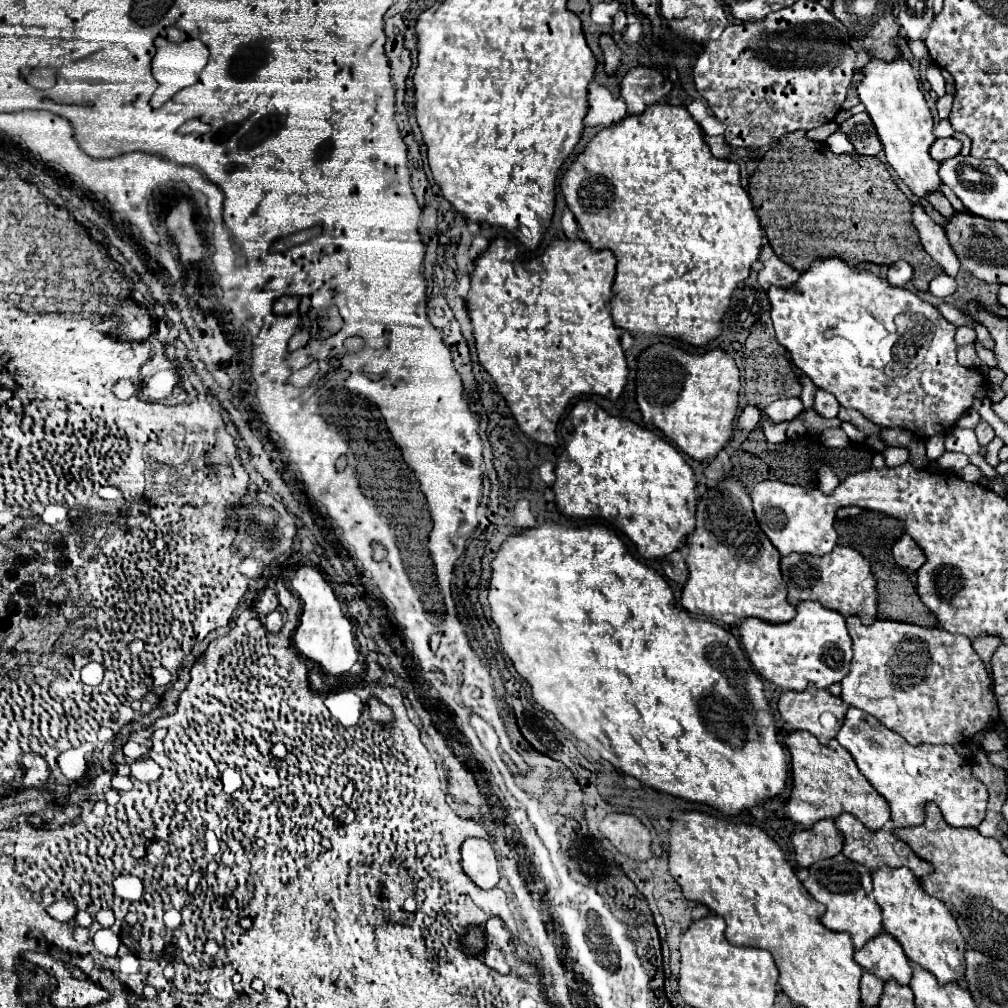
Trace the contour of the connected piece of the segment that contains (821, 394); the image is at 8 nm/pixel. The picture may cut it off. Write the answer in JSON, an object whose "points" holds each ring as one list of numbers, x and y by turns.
{"points":[[818,390,816,398,814,398,814,410,822,418,836,418,838,412,840,412,840,404,836,404,836,400,834,400,832,394,828,394,824,390]]}

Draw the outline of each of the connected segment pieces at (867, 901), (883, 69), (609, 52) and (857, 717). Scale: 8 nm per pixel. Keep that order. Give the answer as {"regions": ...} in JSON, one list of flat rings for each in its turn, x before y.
{"regions":[[[840,856,820,860,816,866,810,868,810,876,804,882,804,888,816,902,826,906,822,924,828,930,848,932,856,950,882,932,882,912,872,896,872,872,868,868]],[[896,58,892,62,870,60,864,68,864,80,858,86,858,96,876,126,886,160,898,174,898,178,918,198,926,198,932,192,940,192,940,164,928,152,936,140,936,136,932,134,934,120,918,88,918,80,912,72,910,62,904,58]],[[602,36,600,48,604,50,604,68,606,68,606,74,608,74,608,76,616,74,618,68,622,66,620,48,618,48,616,44,612,44,612,36]],[[852,706,846,712,836,740,852,754,858,770,868,778,874,790,886,798,894,830,924,824,924,806,928,802,934,802,944,820,954,828,978,828,984,820,988,790,972,776,972,762,960,756,954,746,912,746,900,738,900,734,882,726,874,716]]]}

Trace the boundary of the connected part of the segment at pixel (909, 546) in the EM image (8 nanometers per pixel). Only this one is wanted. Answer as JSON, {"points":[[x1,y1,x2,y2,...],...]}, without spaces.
{"points":[[902,534,896,540,896,544,892,546,892,554,894,554,896,564,900,564,902,568,908,568,908,570,918,570,926,560,922,548,908,534]]}

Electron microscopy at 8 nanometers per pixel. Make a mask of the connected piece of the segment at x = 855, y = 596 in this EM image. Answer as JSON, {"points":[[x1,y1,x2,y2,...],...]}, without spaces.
{"points":[[834,546,830,554,812,556,812,554,790,554,780,562,782,576,788,584,788,602,798,606,806,600,816,600,824,608,840,612,844,618,858,616,866,626,876,620,878,596,876,580,870,570,870,562,856,550,846,546]]}

